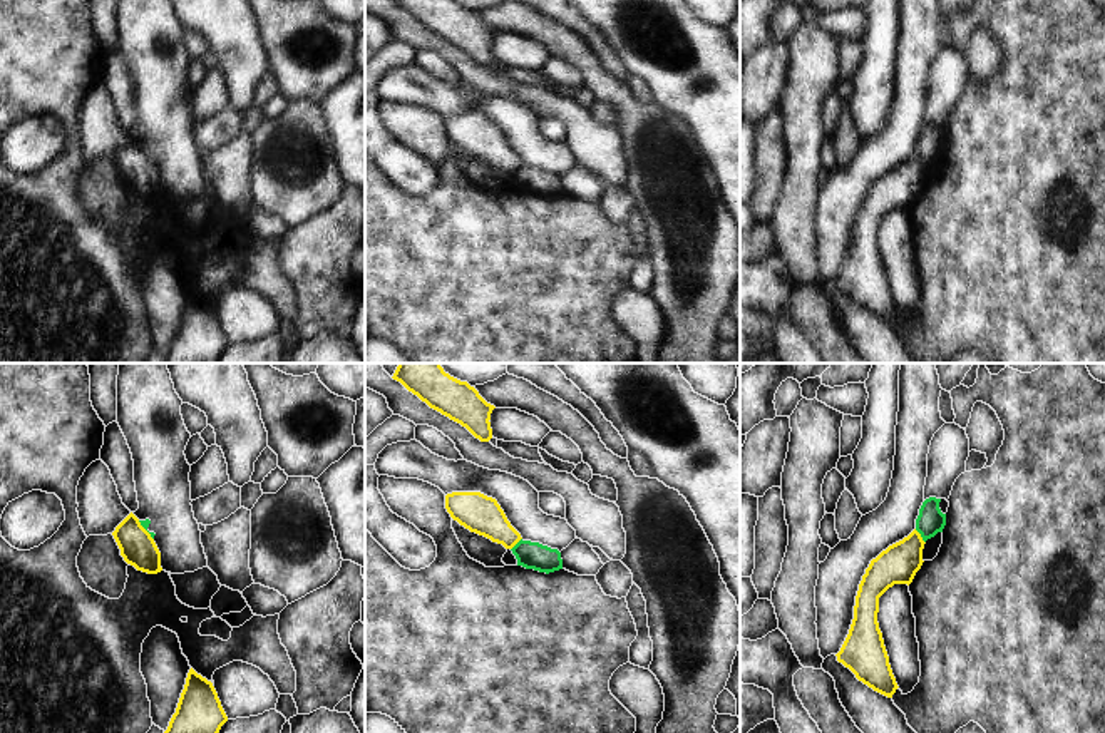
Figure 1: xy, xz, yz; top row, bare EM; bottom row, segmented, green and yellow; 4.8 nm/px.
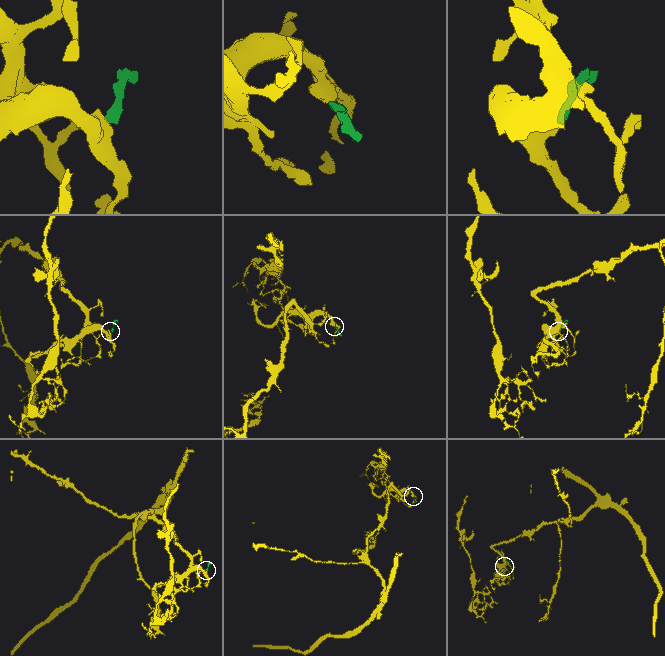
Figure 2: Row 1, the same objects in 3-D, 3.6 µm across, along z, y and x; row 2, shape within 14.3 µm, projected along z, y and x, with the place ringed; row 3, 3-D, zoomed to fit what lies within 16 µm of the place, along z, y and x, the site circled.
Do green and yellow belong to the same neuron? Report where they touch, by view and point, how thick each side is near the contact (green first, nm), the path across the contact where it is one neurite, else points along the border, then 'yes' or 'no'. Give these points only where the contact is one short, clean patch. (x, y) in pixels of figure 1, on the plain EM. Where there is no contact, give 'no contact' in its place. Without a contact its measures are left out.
contact yz (921, 161); calibres 130 and 190 nm; border yz (914, 154), (925, 168); no

